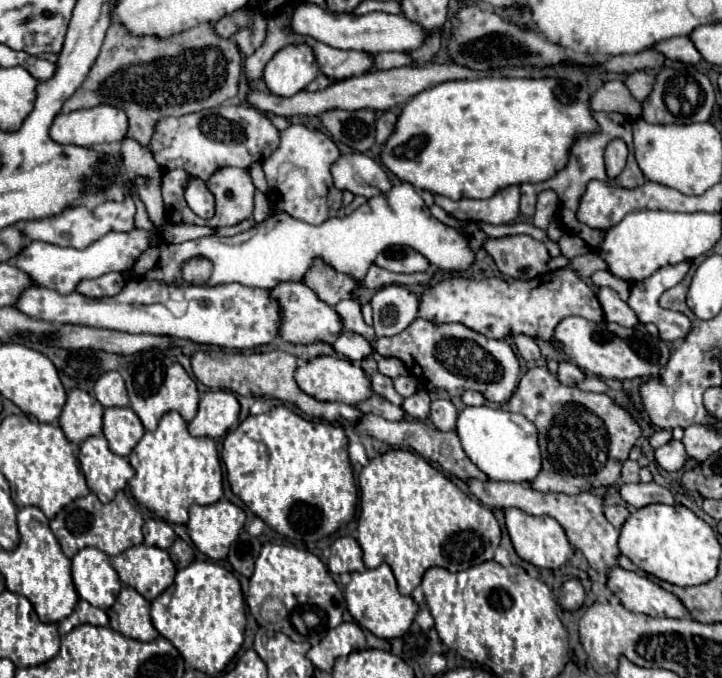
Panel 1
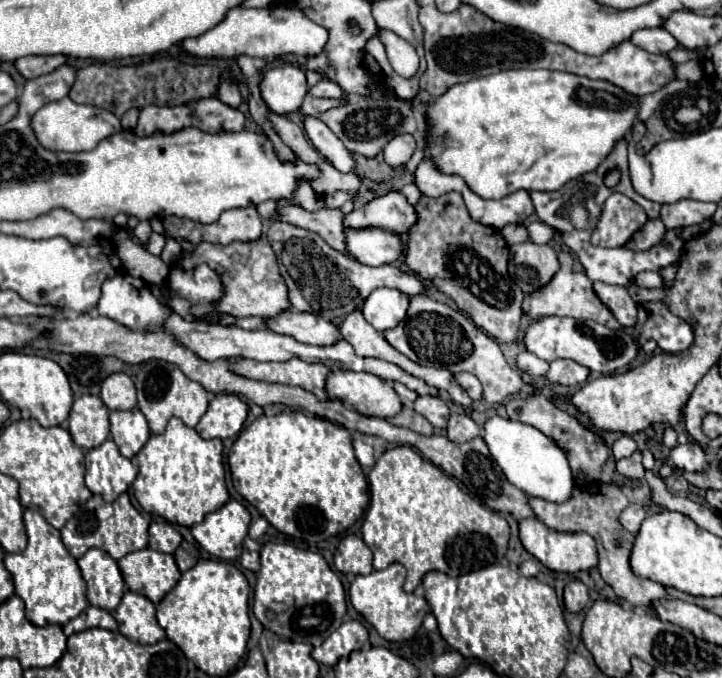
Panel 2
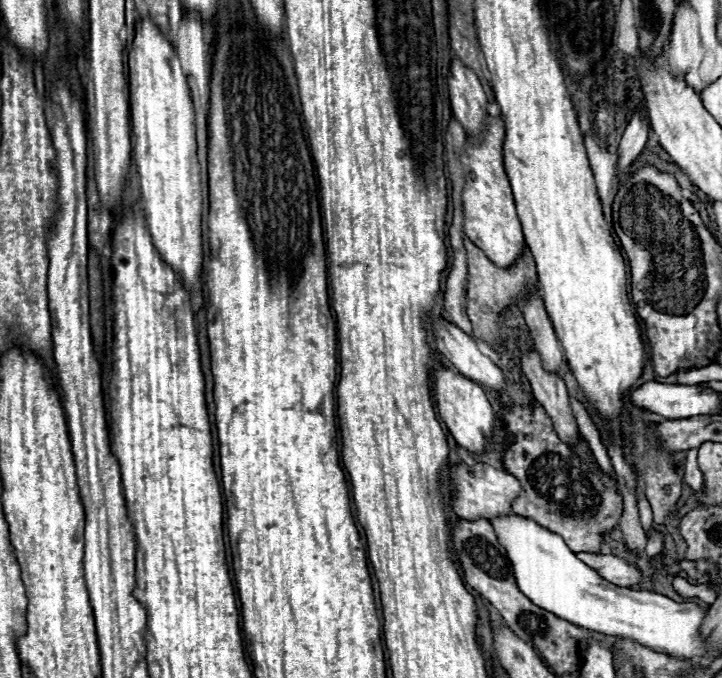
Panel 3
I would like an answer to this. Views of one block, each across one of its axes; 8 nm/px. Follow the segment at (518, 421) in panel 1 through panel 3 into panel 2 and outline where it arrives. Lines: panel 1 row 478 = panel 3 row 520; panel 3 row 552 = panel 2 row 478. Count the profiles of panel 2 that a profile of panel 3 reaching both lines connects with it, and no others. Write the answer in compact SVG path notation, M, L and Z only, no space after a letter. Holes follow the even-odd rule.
M494 416L484 424L484 442L488 444L492 458L498 462L508 482L528 496L544 498L548 502L568 502L568 498L572 498L576 482L566 454L534 426Z

